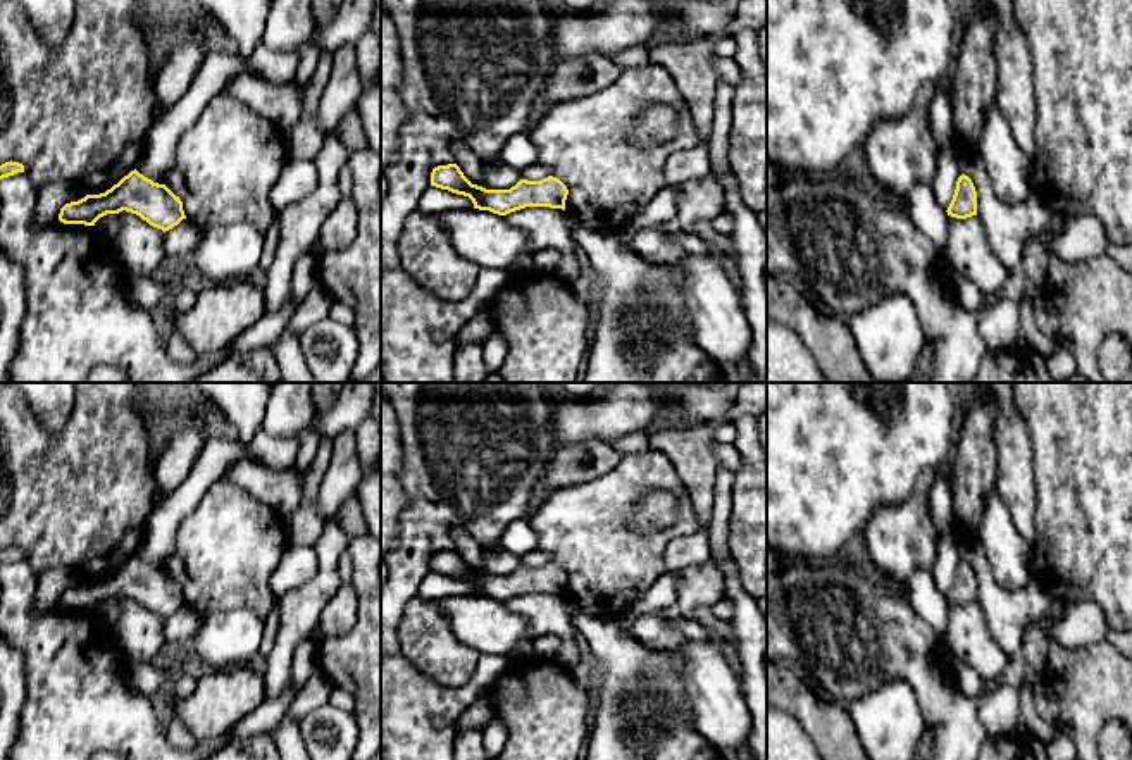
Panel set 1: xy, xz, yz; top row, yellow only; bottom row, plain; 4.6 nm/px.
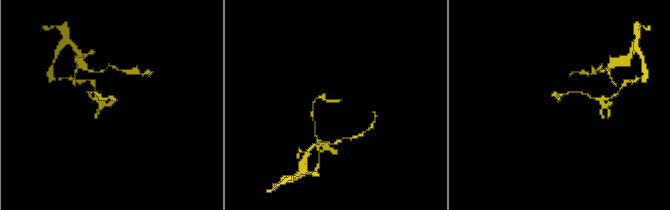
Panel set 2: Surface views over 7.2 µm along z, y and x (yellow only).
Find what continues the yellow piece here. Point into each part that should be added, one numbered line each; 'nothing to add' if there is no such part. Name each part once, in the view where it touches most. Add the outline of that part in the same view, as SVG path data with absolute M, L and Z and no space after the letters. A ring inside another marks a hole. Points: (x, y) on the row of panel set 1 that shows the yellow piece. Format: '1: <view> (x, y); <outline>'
nothing to add

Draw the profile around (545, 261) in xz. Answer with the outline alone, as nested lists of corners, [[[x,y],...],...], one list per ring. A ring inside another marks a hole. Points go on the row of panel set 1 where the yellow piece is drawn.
[[[544,248],[532,255],[534,269],[539,272],[555,272],[560,262],[560,252],[555,248]]]

